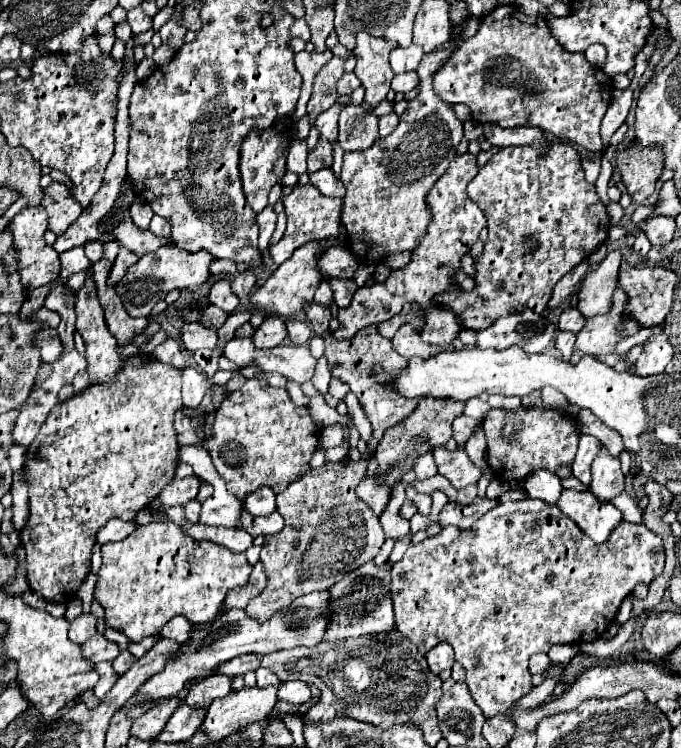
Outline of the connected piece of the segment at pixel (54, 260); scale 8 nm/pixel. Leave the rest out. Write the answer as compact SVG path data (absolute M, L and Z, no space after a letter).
M42 205L22 207L8 223L8 231L12 233L12 245L18 251L18 273L22 277L24 289L44 287L44 285L56 281L60 275L58 253L52 247L48 247L44 241L46 229L48 229L48 221L46 221L46 209Z

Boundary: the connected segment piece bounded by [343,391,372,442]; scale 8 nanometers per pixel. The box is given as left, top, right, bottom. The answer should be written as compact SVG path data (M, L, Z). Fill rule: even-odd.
M350 391L343 401L347 405L348 414L352 417L354 425L359 431L360 438L368 442L372 437L372 426L360 407L357 397Z

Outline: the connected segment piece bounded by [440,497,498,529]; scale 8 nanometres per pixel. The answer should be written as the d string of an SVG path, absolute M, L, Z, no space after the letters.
M478 497L474 503L470 505L458 505L458 503L448 503L444 505L444 509L440 511L440 525L448 527L448 525L456 525L458 529L470 529L474 521L478 521L484 513L488 513L490 509L494 509L498 505L496 499L488 499L488 497Z

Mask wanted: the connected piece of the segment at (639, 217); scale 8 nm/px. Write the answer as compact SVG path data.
M654 201L654 203L650 203L650 205L640 205L640 207L634 211L634 215L632 215L632 223L636 225L636 223L642 223L644 219L648 219L648 217L654 213L656 203L658 203L658 201Z

